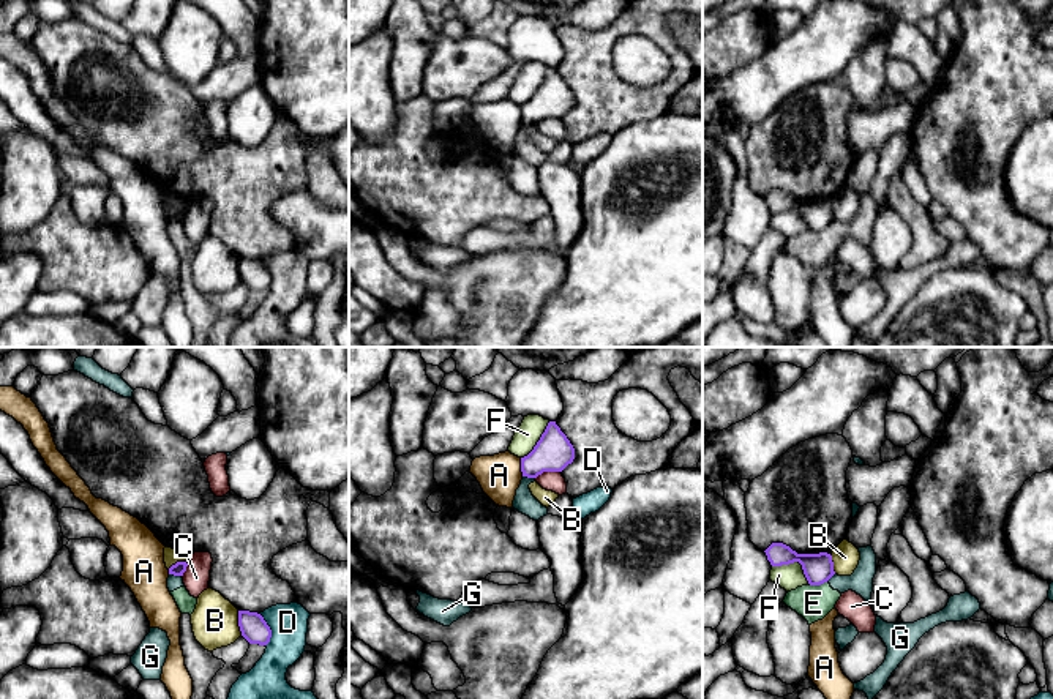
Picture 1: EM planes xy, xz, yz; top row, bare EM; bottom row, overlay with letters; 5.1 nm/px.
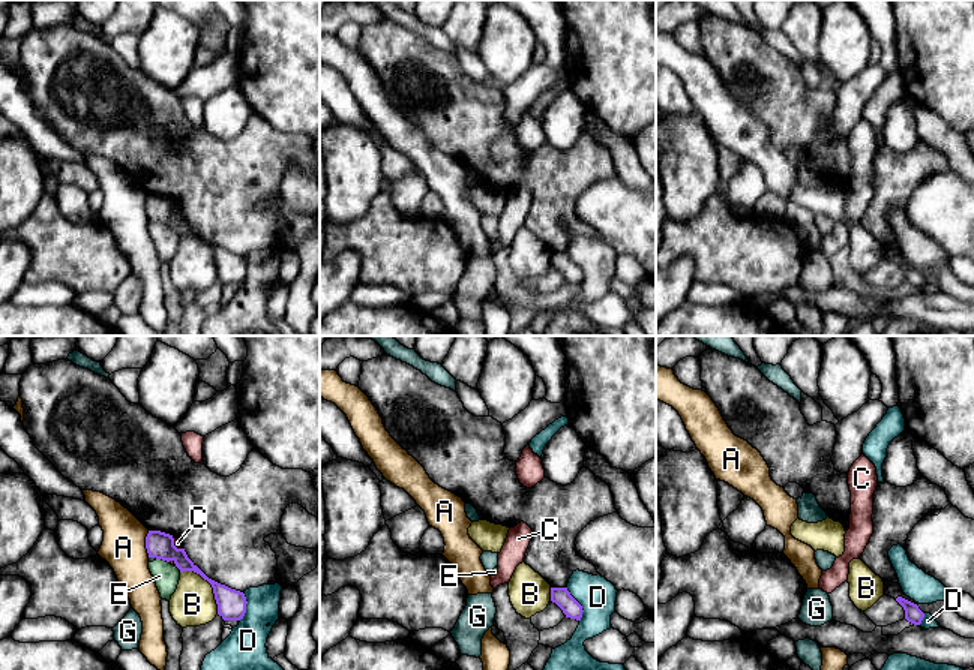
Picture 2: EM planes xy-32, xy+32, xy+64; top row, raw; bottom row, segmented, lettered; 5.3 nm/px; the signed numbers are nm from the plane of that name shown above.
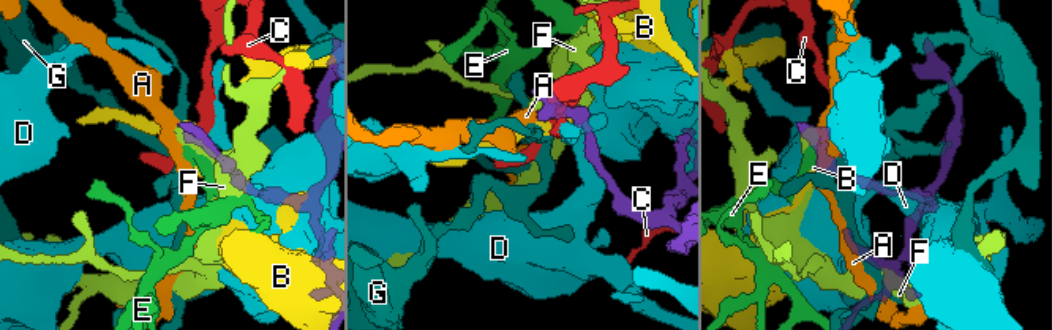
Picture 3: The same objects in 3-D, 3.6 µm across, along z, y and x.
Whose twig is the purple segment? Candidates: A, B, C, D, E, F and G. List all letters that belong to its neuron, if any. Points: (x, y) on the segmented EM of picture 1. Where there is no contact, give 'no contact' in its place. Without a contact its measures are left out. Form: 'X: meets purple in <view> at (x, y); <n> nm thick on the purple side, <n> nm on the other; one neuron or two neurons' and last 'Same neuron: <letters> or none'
A: meets purple in xz at (521, 467); 190 nm thick on the purple side, 220 nm on the other; two neurons
B: meets purple in xy at (239, 624); 140 nm thick on the purple side, 240 nm on the other; one neuron
C: meets purple in xz at (547, 470); 190 nm thick on the purple side, 100 nm on the other; two neurons
D: meets purple in xy at (270, 630); 140 nm thick on the purple side, 190 nm on the other; two neurons
E: meets purple in yz at (818, 584); 160 nm thick on the purple side, 180 nm on the other; two neurons
F: meets purple in yz at (796, 560); 160 nm thick on the purple side, 130 nm on the other; two neurons
G: meets purple in xy at (176, 575); 70 nm thick on the purple side, 70 nm on the other; two neurons
Same neuron: B

